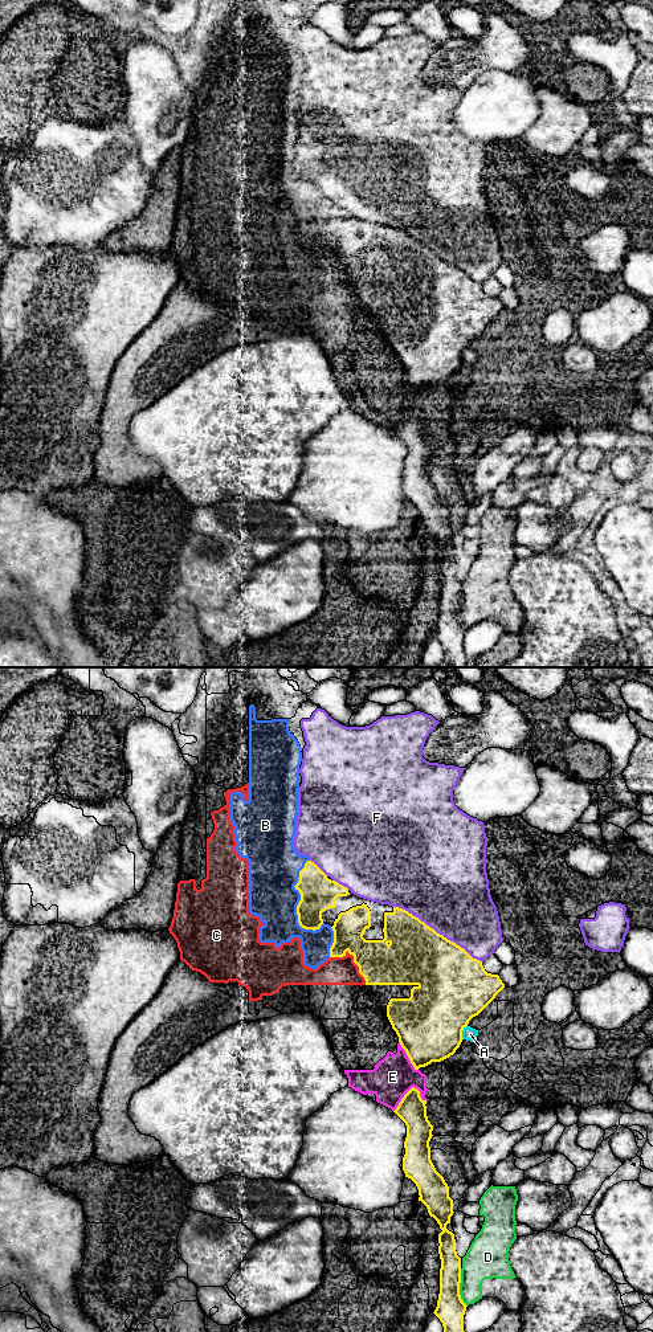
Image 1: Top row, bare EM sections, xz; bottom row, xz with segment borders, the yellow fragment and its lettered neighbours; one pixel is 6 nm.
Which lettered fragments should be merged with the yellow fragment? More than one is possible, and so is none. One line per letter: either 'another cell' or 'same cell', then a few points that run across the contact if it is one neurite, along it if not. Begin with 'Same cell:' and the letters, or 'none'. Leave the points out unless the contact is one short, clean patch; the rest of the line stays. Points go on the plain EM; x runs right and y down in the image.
Same cell: none
A: another cell
B: another cell
C: another cell
D: another cell
E: another cell
F: another cell

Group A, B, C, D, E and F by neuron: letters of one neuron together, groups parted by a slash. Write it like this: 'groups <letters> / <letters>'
groups A / B C E / D / F

